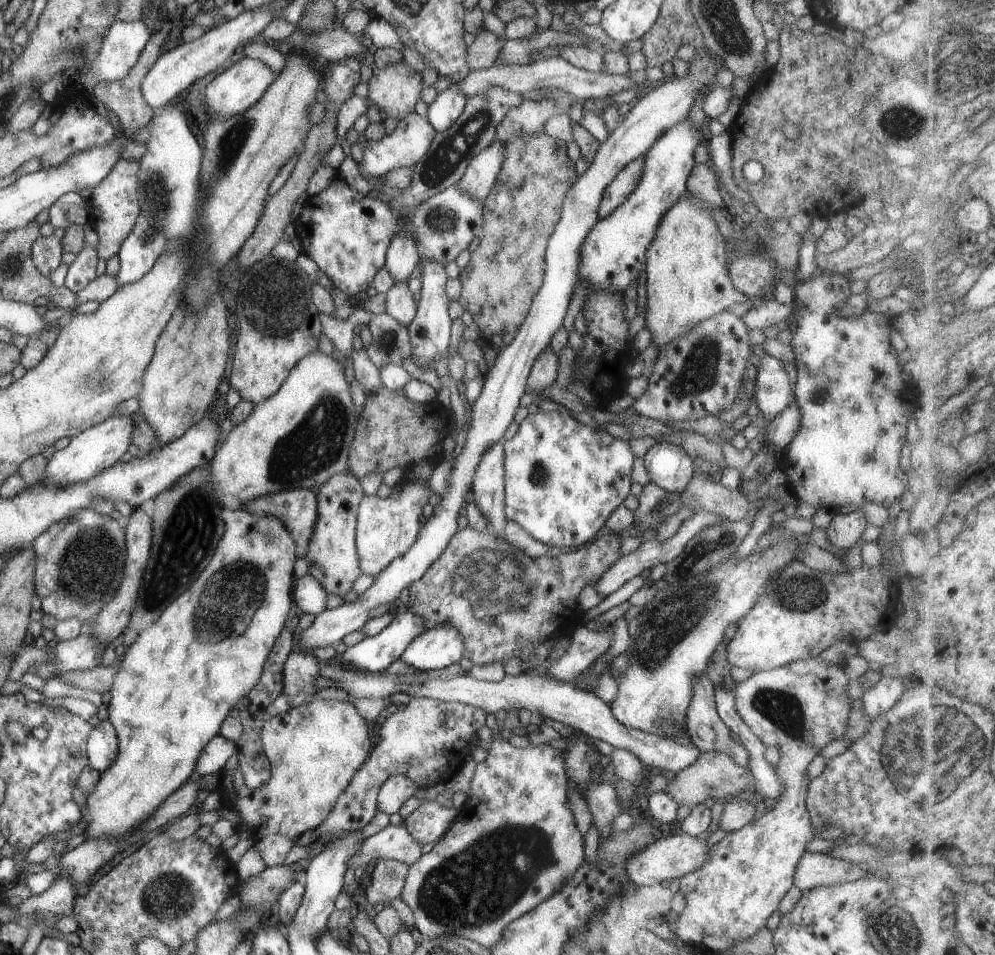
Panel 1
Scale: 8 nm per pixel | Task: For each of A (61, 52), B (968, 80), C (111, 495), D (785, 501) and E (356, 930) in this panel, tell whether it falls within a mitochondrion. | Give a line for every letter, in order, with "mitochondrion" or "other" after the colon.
A: mitochondrion
B: mitochondrion
C: other
D: other
E: other

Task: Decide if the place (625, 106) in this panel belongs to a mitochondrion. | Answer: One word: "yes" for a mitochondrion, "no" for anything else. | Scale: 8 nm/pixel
no

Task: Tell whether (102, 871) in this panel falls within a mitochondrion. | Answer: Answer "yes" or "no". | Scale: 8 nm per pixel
no

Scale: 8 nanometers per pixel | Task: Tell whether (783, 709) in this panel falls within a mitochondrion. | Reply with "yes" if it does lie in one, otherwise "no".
yes

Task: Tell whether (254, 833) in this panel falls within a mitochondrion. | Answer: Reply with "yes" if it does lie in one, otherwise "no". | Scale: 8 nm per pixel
no

